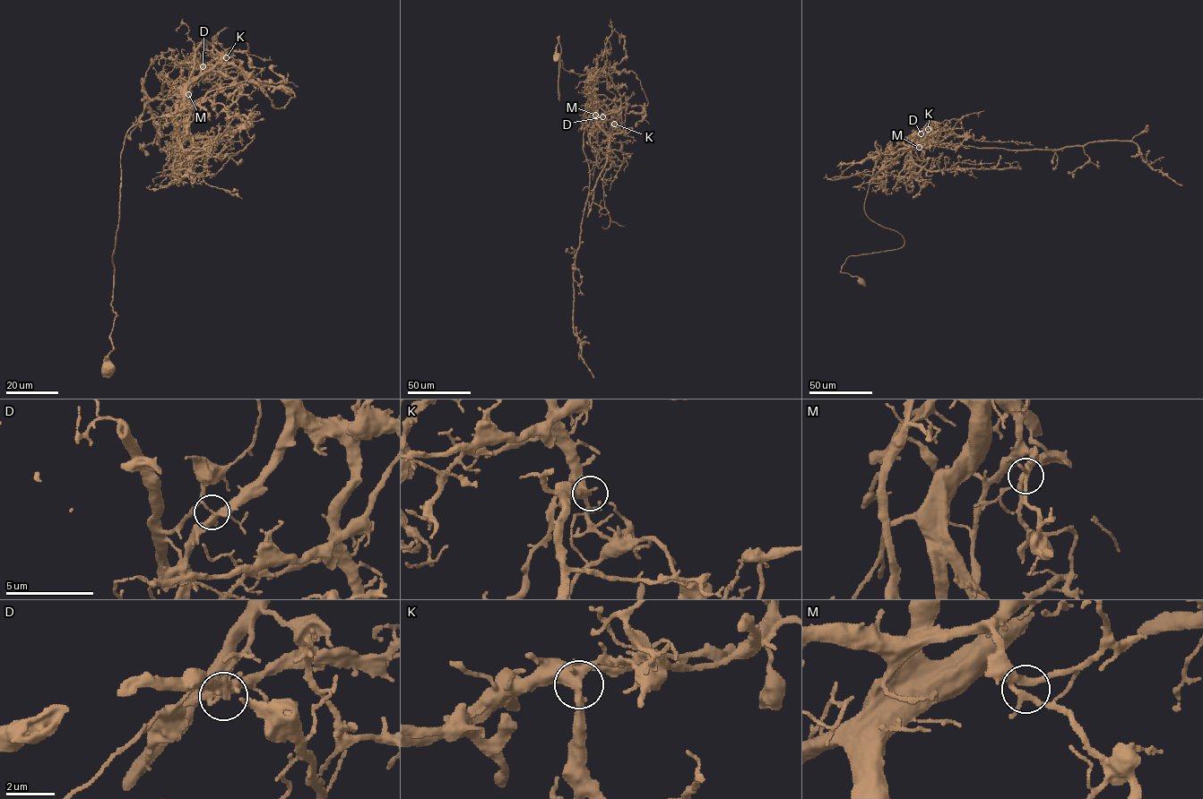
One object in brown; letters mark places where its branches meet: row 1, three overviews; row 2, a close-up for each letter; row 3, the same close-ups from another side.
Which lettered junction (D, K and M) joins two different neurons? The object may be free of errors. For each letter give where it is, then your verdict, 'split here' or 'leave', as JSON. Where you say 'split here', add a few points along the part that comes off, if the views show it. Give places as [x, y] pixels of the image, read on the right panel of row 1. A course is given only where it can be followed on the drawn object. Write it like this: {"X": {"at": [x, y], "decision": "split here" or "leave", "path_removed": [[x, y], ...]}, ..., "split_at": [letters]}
{"D": {"at": [921, 133], "decision": "split here", "path_removed": [[921, 133], [875, 162], [865, 214], [898, 232], [904, 244], [847, 258], [841, 271], [865, 286]]}, "K": {"at": [928, 129], "decision": "leave"}, "M": {"at": [919, 147], "decision": "leave"}, "split_at": ["D"]}

